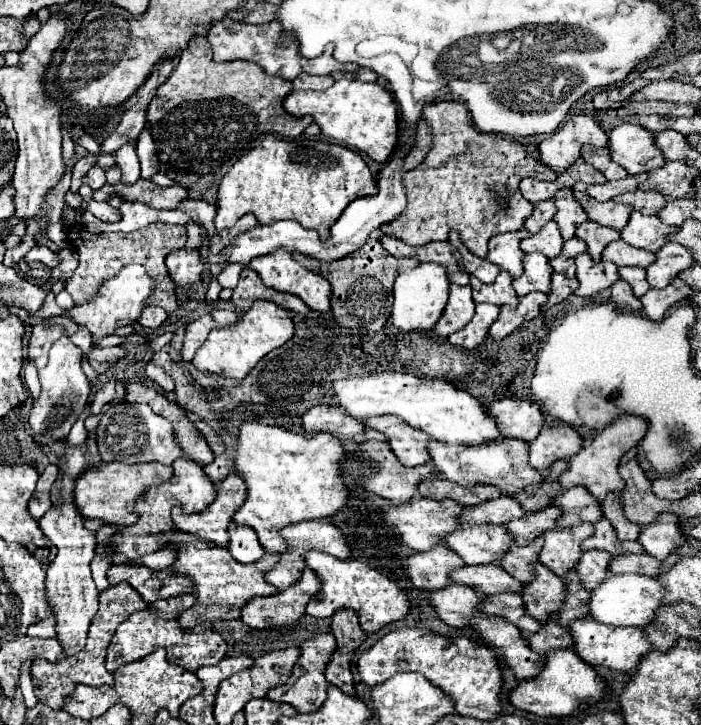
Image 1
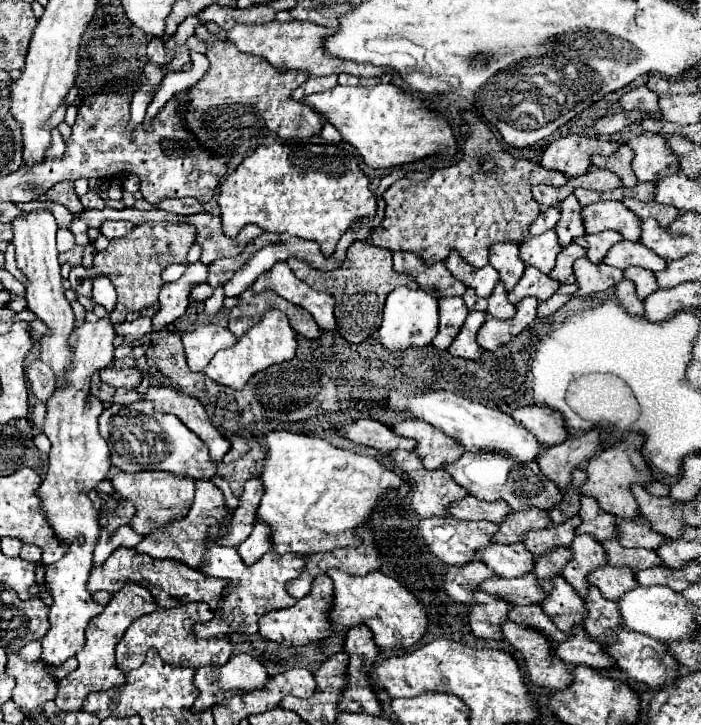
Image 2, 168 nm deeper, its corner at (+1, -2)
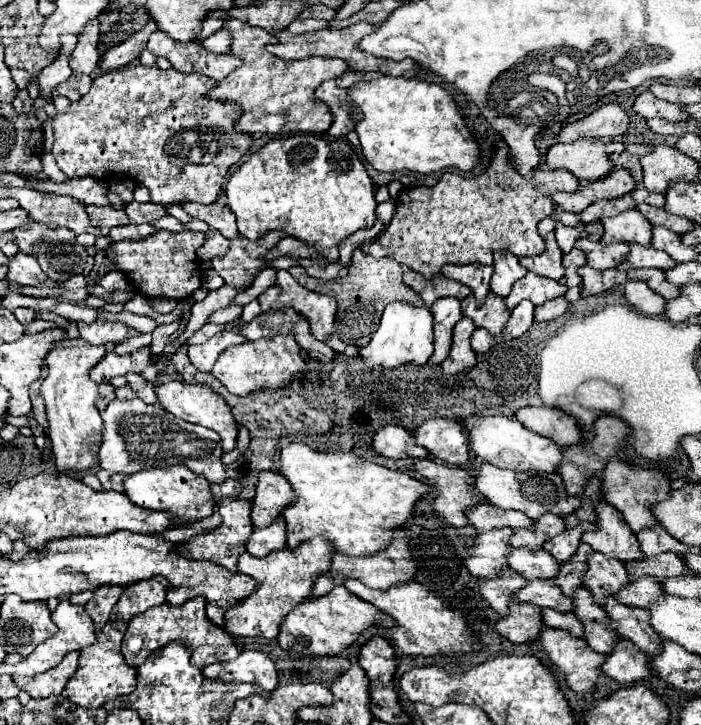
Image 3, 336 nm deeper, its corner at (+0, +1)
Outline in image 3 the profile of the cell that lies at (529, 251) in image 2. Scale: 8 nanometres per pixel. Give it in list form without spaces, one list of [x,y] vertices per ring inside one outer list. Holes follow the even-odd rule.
[[[549,232],[545,236],[545,250],[537,256],[525,256],[519,258],[519,264],[525,266],[527,270],[539,274],[539,276],[547,276],[553,280],[559,280],[563,276],[563,264],[561,264],[561,248],[555,242],[555,232]]]

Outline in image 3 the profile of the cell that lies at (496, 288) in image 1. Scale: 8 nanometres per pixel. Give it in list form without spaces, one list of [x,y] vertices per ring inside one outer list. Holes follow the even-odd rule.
[[[493,292],[481,306],[477,306],[475,296],[469,294],[465,300],[461,300],[461,310],[475,322],[477,328],[487,328],[491,334],[499,334],[507,326],[511,316],[509,308],[505,306],[505,300]]]

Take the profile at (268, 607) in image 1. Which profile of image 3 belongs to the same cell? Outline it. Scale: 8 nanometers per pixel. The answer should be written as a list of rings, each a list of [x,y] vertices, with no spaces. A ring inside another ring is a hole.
[[[335,586],[329,594],[321,598],[305,598],[299,606],[295,606],[295,610],[289,612],[289,616],[285,616],[281,622],[277,642],[283,650],[335,656],[341,654],[351,642],[355,642],[365,628],[377,624],[389,624],[389,620],[385,620],[385,616],[381,616],[381,612],[377,612],[377,608],[371,604],[357,600],[357,596],[347,592],[343,586]]]

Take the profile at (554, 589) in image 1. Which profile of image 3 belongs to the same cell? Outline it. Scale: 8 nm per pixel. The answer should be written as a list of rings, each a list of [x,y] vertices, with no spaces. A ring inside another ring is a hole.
[[[579,586],[573,596],[573,610],[577,620],[583,624],[583,640],[595,652],[607,652],[609,644],[617,640],[613,636],[613,628],[609,628],[609,620],[605,620],[605,610],[593,600],[593,594]]]

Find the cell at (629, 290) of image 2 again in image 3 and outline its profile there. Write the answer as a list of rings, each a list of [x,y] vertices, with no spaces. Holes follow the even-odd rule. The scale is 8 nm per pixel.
[[[629,280],[625,284],[625,298],[643,316],[661,316],[665,310],[665,298],[657,296],[643,280]]]

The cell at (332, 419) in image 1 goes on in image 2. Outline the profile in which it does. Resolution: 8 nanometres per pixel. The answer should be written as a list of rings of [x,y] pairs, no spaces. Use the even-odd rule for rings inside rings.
[[[358,419],[352,425],[340,427],[338,433],[342,437],[354,441],[354,443],[374,447],[374,449],[378,449],[382,453],[390,453],[394,449],[414,451],[414,447],[416,447],[414,439],[400,437],[400,435],[392,433],[392,429],[388,425],[382,425],[382,423],[372,421],[372,419]]]

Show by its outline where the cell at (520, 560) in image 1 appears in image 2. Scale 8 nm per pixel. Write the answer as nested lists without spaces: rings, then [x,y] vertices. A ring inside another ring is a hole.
[[[556,549],[544,557],[538,557],[534,565],[534,575],[540,581],[550,581],[552,575],[560,575],[568,559],[572,559],[572,549]]]

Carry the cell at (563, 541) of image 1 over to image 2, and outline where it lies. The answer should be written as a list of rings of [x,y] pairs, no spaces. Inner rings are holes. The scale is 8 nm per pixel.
[[[576,535],[572,549],[574,549],[574,559],[564,567],[562,577],[584,599],[584,595],[588,595],[588,587],[590,587],[588,575],[592,573],[592,569],[600,569],[600,567],[608,565],[606,551],[590,535]]]

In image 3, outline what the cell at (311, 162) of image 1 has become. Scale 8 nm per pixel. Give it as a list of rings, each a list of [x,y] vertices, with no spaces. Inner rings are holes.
[[[293,134],[287,138],[269,140],[261,150],[249,156],[227,180],[227,206],[237,216],[239,234],[257,240],[267,230],[281,230],[287,236],[313,244],[325,262],[337,262],[339,240],[351,236],[361,228],[375,224],[375,190],[357,152],[345,140],[327,142],[313,134]]]

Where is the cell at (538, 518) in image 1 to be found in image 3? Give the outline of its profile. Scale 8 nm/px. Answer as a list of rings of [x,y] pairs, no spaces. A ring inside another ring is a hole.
[[[583,522],[575,528],[569,528],[569,530],[563,530],[561,534],[557,534],[553,540],[547,540],[543,544],[543,548],[557,560],[557,562],[563,562],[563,560],[569,560],[569,556],[573,556],[573,552],[577,550],[579,542],[581,542],[581,534],[587,532],[587,530],[593,530],[595,524],[591,522]]]

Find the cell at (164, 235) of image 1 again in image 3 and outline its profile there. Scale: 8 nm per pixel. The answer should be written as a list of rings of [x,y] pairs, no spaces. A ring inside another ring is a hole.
[[[157,230],[155,234],[143,240],[121,240],[113,242],[107,250],[107,260],[113,270],[125,272],[133,282],[135,290],[147,298],[173,298],[183,300],[189,298],[193,290],[201,286],[201,264],[197,260],[197,248],[205,242],[205,234],[195,230],[171,232]]]

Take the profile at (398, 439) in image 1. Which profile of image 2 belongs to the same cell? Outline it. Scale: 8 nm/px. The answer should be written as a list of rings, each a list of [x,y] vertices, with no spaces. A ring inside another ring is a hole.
[[[420,419],[402,421],[402,423],[394,425],[392,431],[396,435],[412,437],[418,441],[416,455],[422,459],[426,469],[440,469],[440,467],[456,461],[464,453],[464,447],[460,443],[456,443],[456,439],[444,435],[440,429],[436,429],[430,423],[424,423]]]

